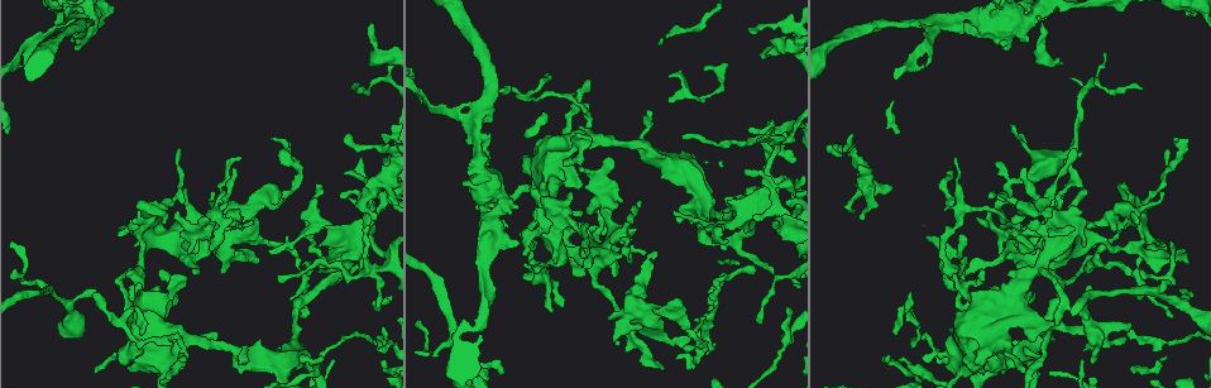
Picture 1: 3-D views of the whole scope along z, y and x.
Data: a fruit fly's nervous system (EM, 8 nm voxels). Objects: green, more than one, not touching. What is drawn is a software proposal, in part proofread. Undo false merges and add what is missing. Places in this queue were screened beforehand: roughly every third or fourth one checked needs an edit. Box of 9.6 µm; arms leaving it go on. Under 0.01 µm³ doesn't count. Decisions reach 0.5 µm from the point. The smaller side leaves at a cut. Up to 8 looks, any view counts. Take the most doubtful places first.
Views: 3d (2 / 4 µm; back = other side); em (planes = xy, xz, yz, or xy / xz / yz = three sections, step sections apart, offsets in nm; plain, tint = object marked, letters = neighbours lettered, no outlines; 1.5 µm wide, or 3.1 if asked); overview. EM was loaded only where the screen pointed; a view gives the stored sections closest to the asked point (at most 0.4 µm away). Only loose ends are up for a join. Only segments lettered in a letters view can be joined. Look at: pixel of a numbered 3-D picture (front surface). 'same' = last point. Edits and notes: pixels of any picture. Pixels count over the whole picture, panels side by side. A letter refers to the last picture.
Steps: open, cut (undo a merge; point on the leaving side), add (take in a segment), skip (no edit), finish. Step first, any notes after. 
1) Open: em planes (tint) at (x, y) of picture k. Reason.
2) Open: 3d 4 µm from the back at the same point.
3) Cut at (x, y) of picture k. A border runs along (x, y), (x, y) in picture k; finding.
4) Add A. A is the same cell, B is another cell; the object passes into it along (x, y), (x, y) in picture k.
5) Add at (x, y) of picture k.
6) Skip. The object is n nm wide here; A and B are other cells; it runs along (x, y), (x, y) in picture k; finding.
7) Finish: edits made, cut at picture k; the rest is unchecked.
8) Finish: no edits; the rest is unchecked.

Open: em planes (letters) at (503, 374) of picture 1. Free end.

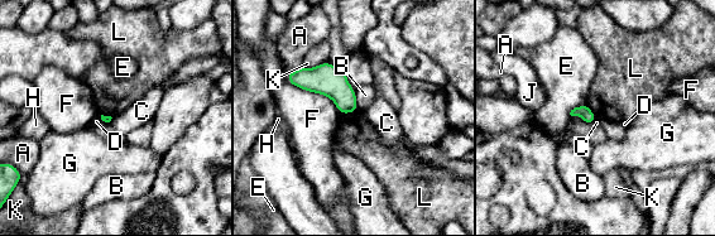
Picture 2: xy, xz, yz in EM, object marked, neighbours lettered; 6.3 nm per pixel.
Skip. A, B, C, D, E, F, G, H, J, K and L are other cells; a border runs along (358, 109), (341, 115) in picture 2; no lettered segment goes on from it.

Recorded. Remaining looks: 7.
Open: em yz step 8 (tint) at (512, 207) of picture 1. An open end.

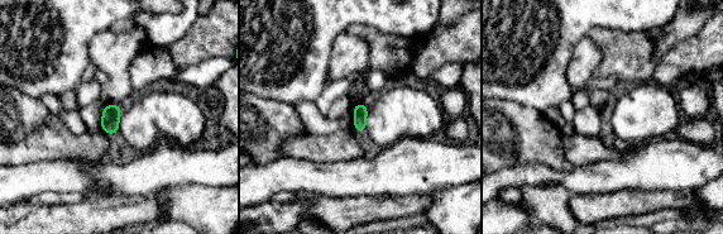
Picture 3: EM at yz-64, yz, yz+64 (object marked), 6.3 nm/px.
Open: em planes (letters) at the same point.

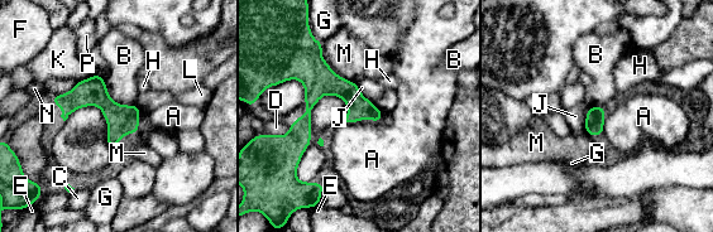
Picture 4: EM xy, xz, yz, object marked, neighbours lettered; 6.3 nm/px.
Skip. A, B, C, D, E, F, G, H, J, K, L, M, N and P are other cells; it runs along (378, 112), (322, 88), (287, 138) in picture 4; none of them fits.

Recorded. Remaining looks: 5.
Open: 3d 4 µm at (787, 310) of picture 1. Thin end.

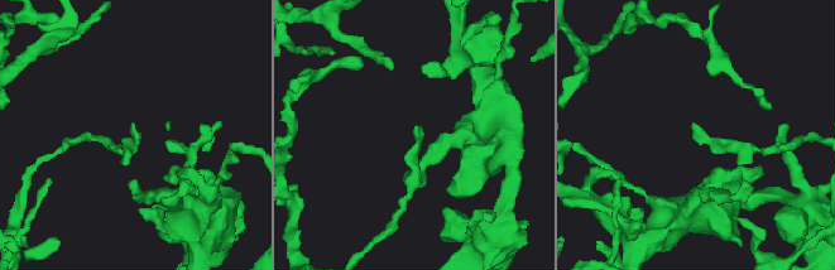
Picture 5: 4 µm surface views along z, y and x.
Open: em planes (letters) at (695, 124) of picture 5.

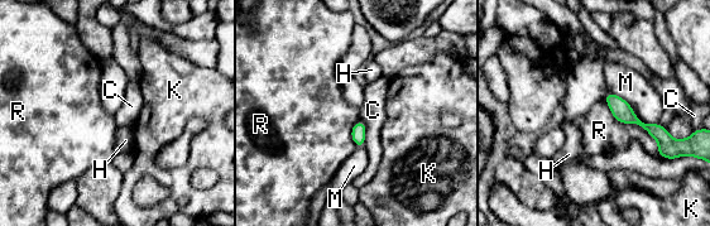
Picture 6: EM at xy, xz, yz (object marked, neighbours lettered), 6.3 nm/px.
Skip. C, H, K, M and R are other cells; it runs along (608, 97), (628, 116), (671, 142) in picture 6; none of them fits.

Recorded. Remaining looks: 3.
Open: em planes (letters) at (955, 273) of picture 1. Thin end.

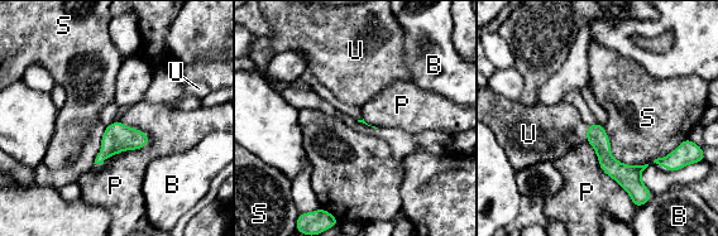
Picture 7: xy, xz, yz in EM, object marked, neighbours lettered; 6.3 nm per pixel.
Add U. U is the same cell, B, P and S are other cells; the neuron continues.

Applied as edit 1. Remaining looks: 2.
Finish: edits made, add at picture 7; the rest is unchecked.

